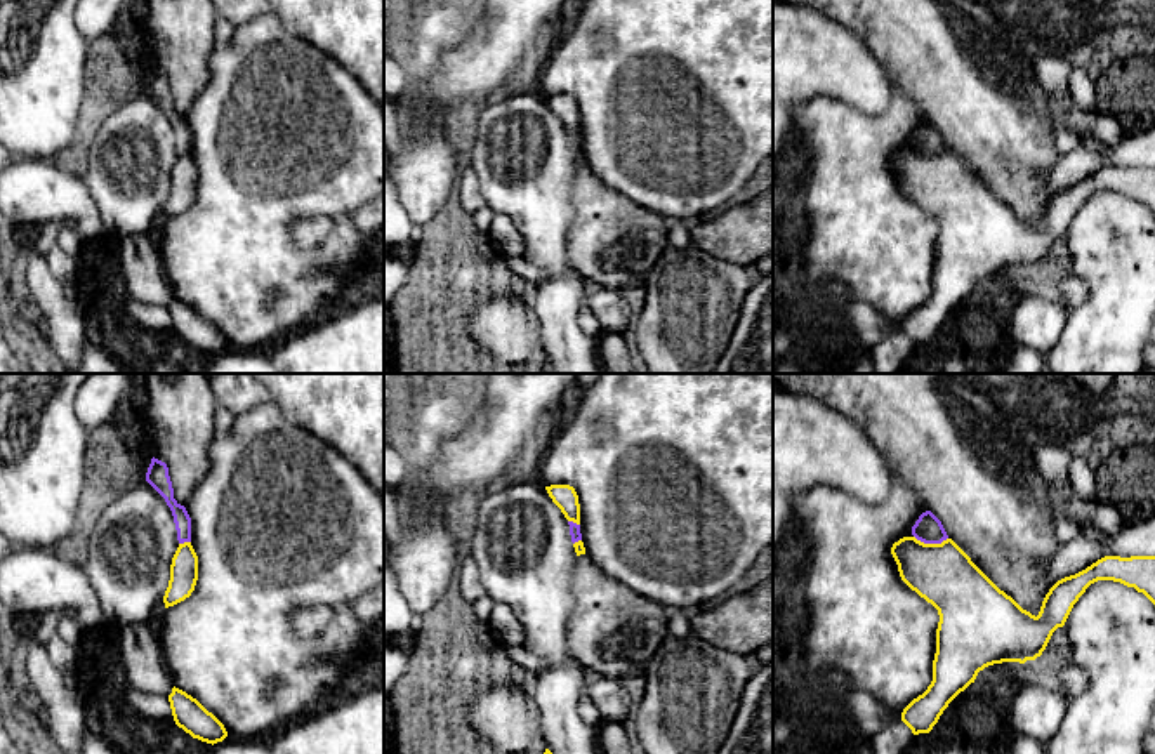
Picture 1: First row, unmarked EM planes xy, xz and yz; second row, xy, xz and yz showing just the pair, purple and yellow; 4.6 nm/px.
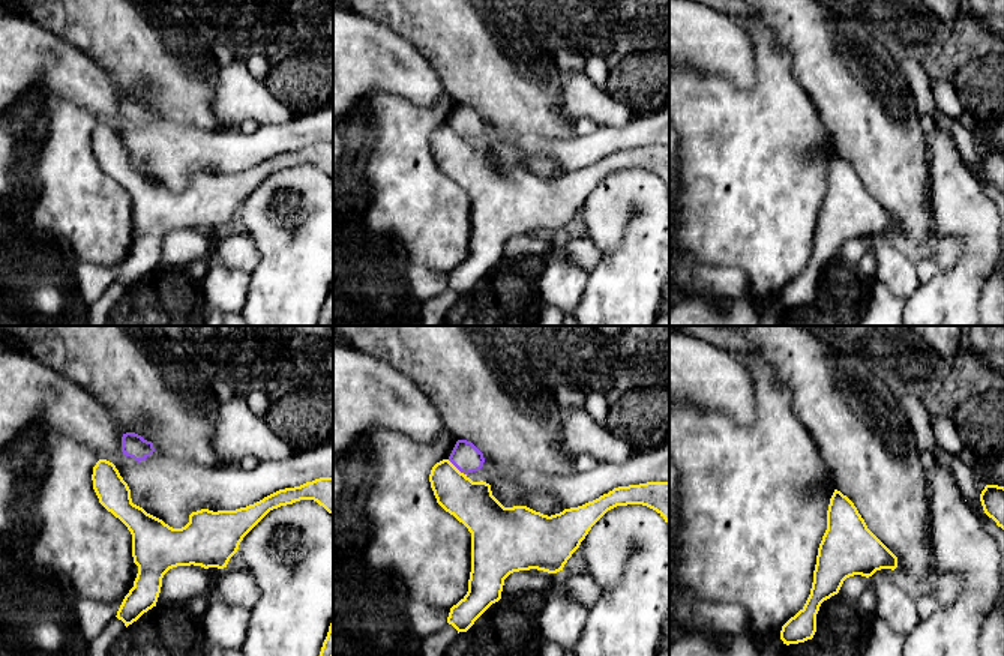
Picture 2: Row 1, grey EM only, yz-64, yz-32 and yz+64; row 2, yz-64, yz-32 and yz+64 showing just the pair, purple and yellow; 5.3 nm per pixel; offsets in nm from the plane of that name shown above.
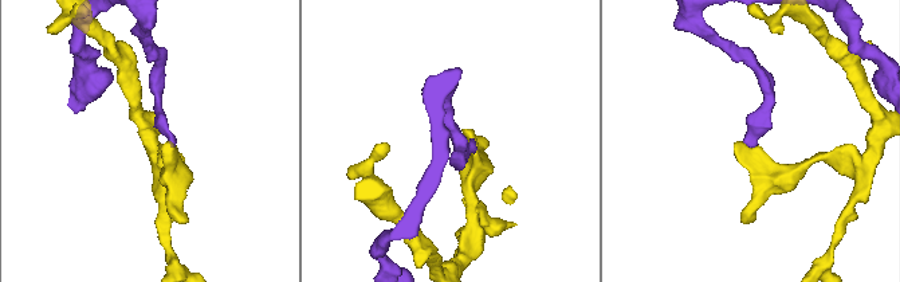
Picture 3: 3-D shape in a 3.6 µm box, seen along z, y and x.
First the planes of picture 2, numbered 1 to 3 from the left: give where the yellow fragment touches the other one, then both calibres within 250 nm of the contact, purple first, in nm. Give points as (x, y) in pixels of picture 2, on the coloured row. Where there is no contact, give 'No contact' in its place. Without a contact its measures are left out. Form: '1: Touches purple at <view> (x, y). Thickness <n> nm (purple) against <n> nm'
1: No contact
2: Touches purple at yz-32 (456, 467). Thickness 160 nm (purple) against 240 nm
3: No contact

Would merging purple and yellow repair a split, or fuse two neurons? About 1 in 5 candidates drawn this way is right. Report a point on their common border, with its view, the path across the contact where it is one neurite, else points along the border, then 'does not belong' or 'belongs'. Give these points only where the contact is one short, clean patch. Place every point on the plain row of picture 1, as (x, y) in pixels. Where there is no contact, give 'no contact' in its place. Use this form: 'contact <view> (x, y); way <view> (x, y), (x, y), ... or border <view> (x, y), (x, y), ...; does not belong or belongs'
contact yz (931, 153); border yz (914, 146), (924, 153), (942, 153), (947, 150); does not belong

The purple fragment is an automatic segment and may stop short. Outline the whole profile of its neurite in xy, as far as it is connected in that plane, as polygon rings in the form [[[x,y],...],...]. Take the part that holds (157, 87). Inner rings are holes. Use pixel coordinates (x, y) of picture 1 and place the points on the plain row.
[[[153,68],[146,83],[146,92],[165,109],[170,118],[179,155],[191,153],[191,129],[186,118],[174,109],[167,75]]]

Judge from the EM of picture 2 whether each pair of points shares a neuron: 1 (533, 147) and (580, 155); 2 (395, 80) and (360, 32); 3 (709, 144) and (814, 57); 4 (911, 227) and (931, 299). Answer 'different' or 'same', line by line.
1: same
2: same
3: different
4: different

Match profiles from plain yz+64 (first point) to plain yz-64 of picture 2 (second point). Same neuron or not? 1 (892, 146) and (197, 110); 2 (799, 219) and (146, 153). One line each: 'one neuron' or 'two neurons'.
1: one neuron
2: two neurons

